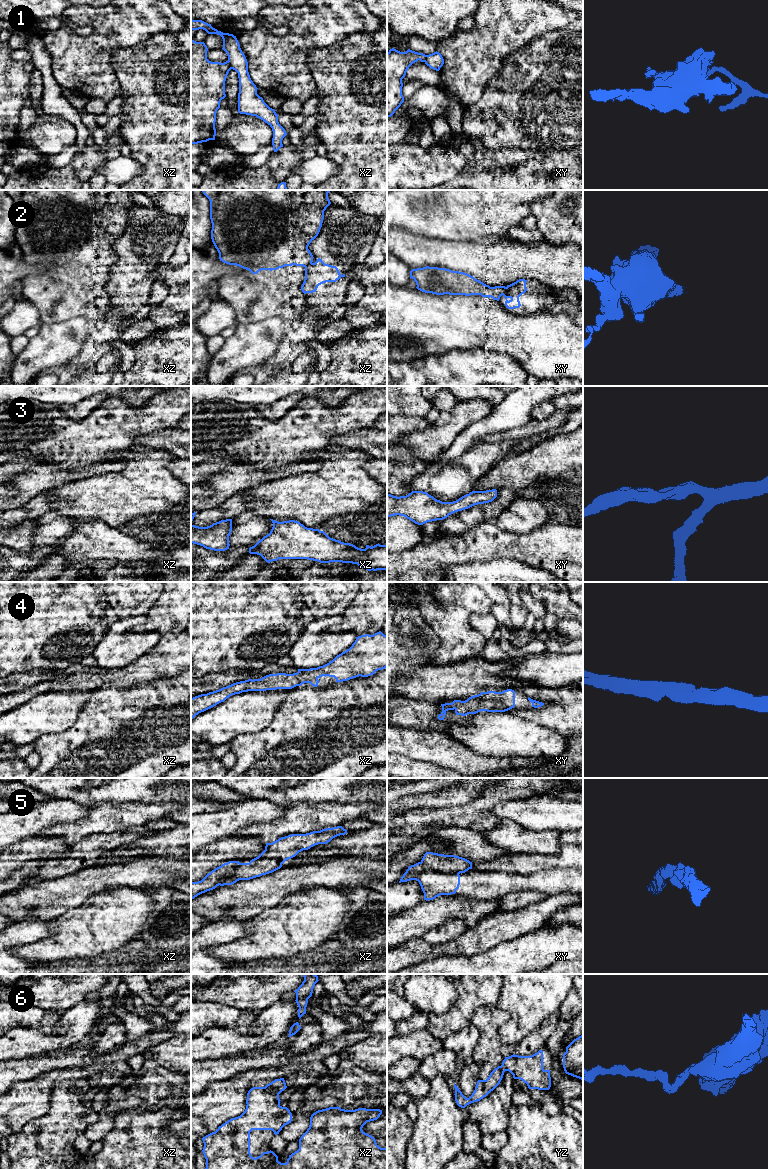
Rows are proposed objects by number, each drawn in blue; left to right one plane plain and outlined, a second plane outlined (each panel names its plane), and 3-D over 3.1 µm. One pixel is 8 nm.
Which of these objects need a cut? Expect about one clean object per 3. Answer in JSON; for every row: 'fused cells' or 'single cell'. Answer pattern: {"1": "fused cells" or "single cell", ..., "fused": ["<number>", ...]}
{"1": "fused cells", "2": "fused cells", "3": "single cell", "4": "single cell", "5": "fused cells", "6": "single cell", "fused": ["1", "2", "5"]}

